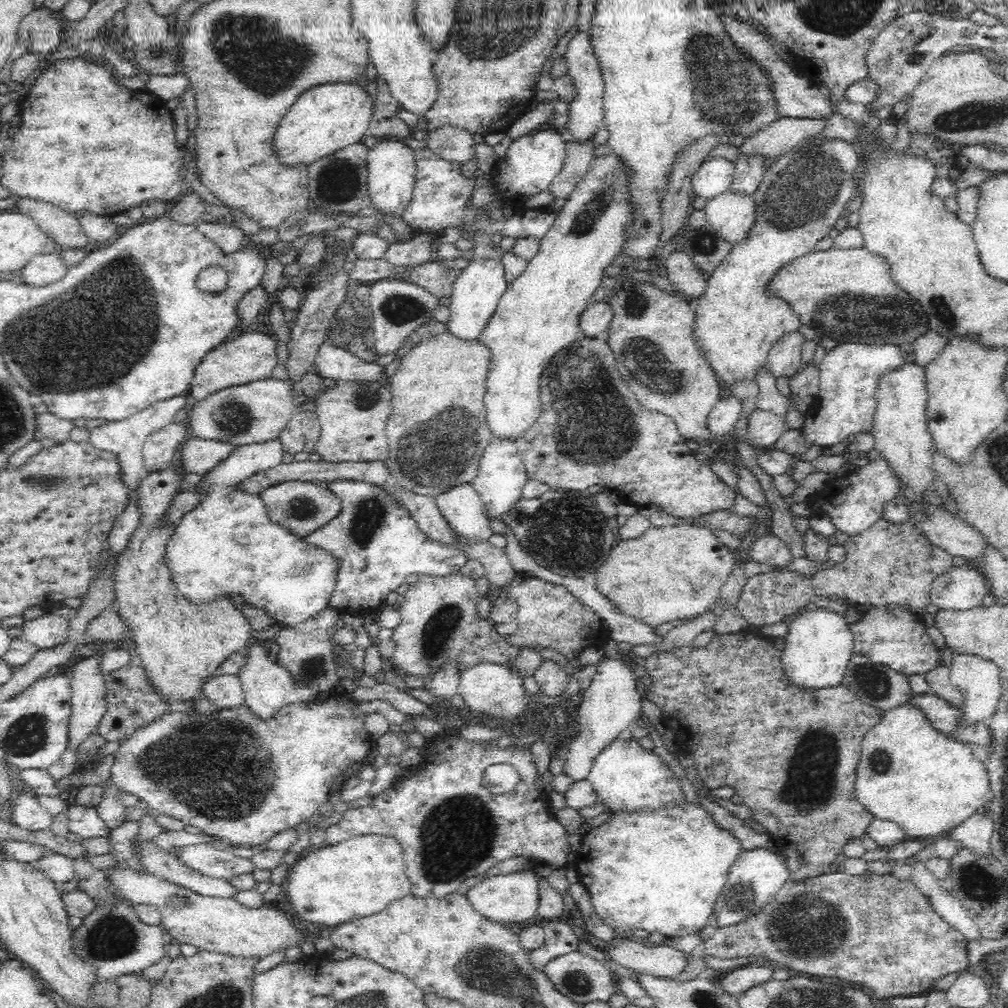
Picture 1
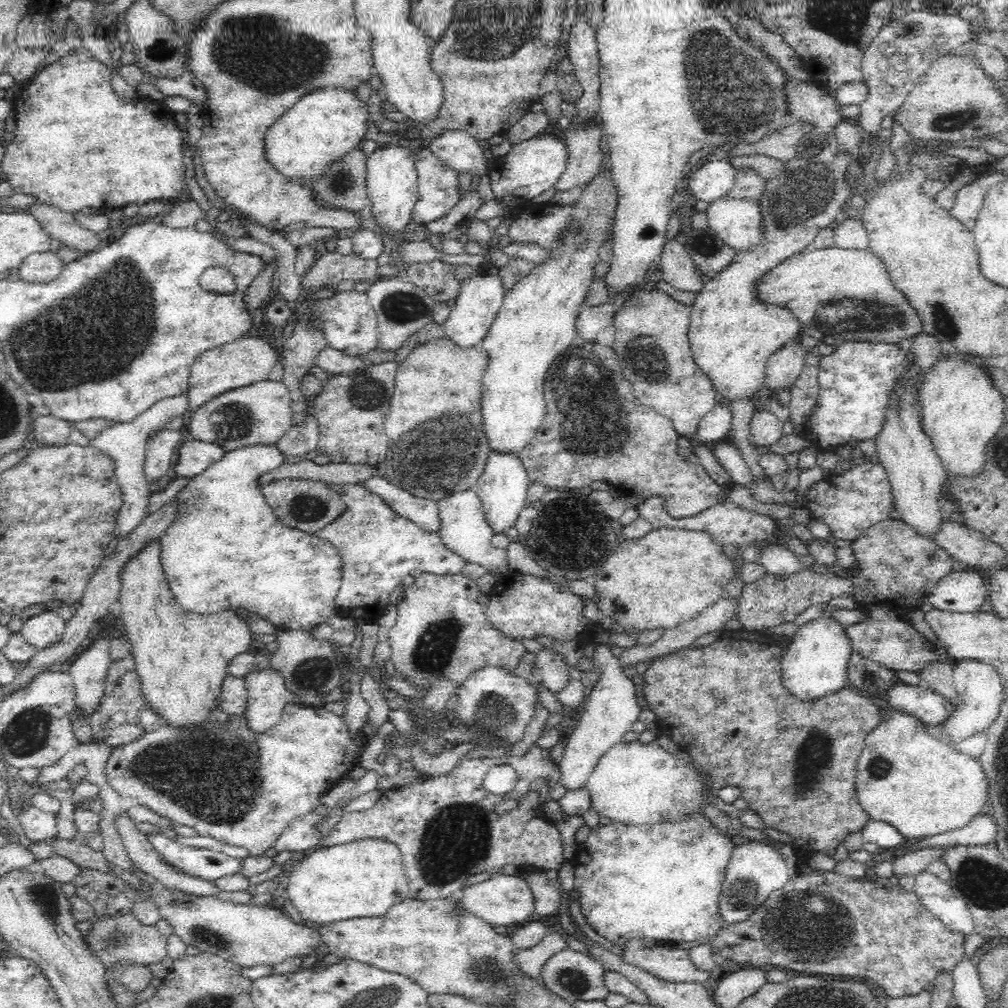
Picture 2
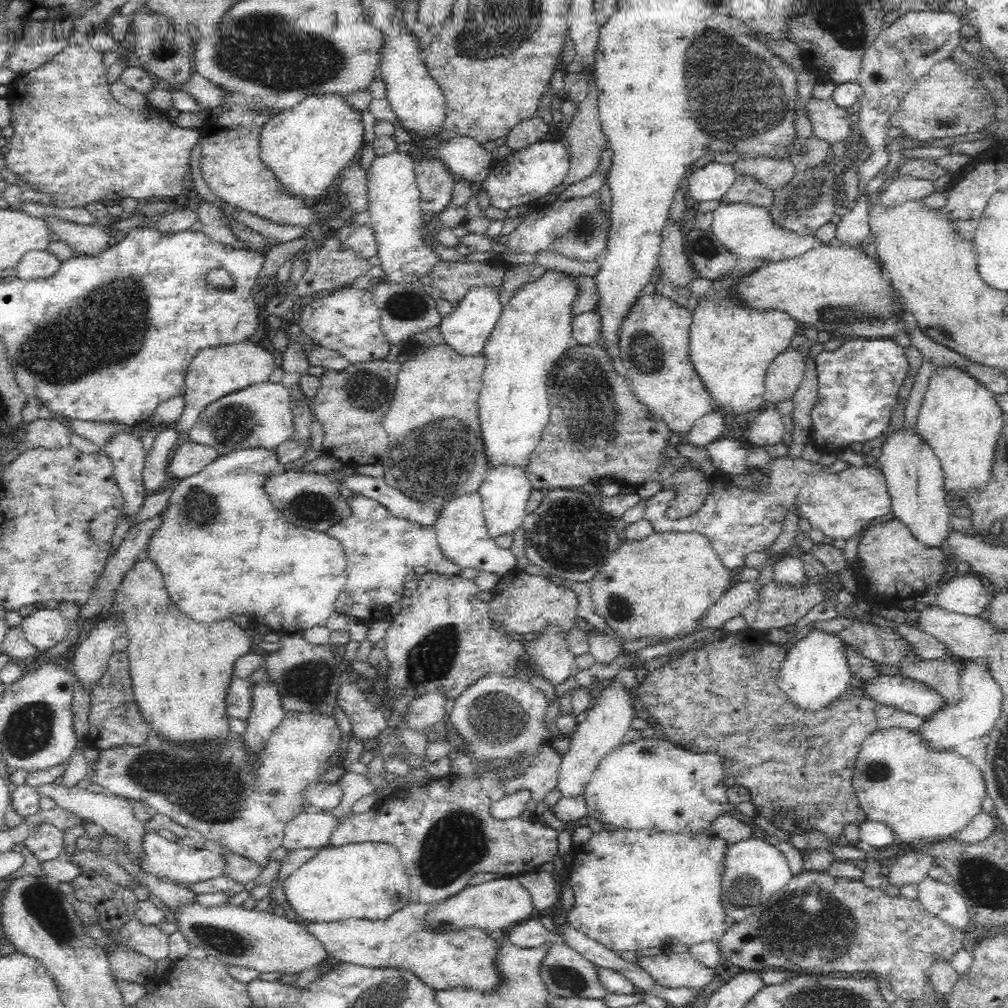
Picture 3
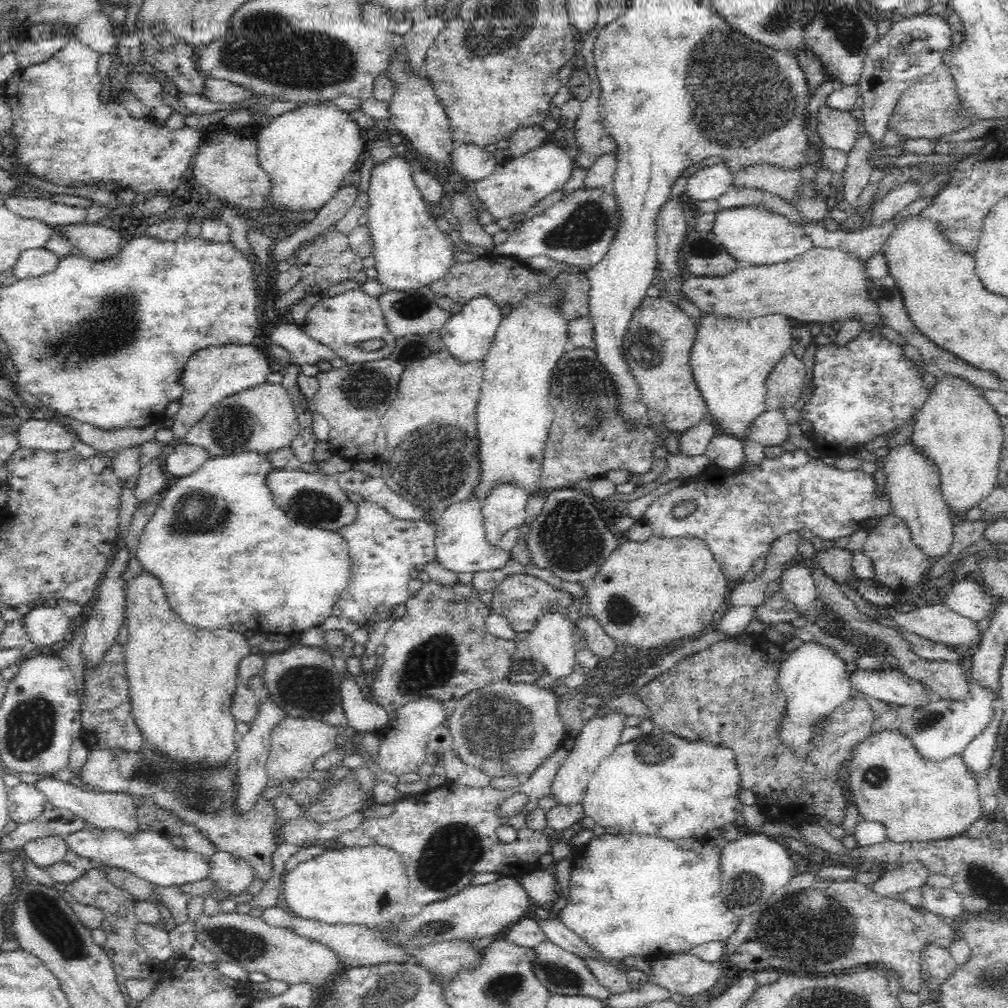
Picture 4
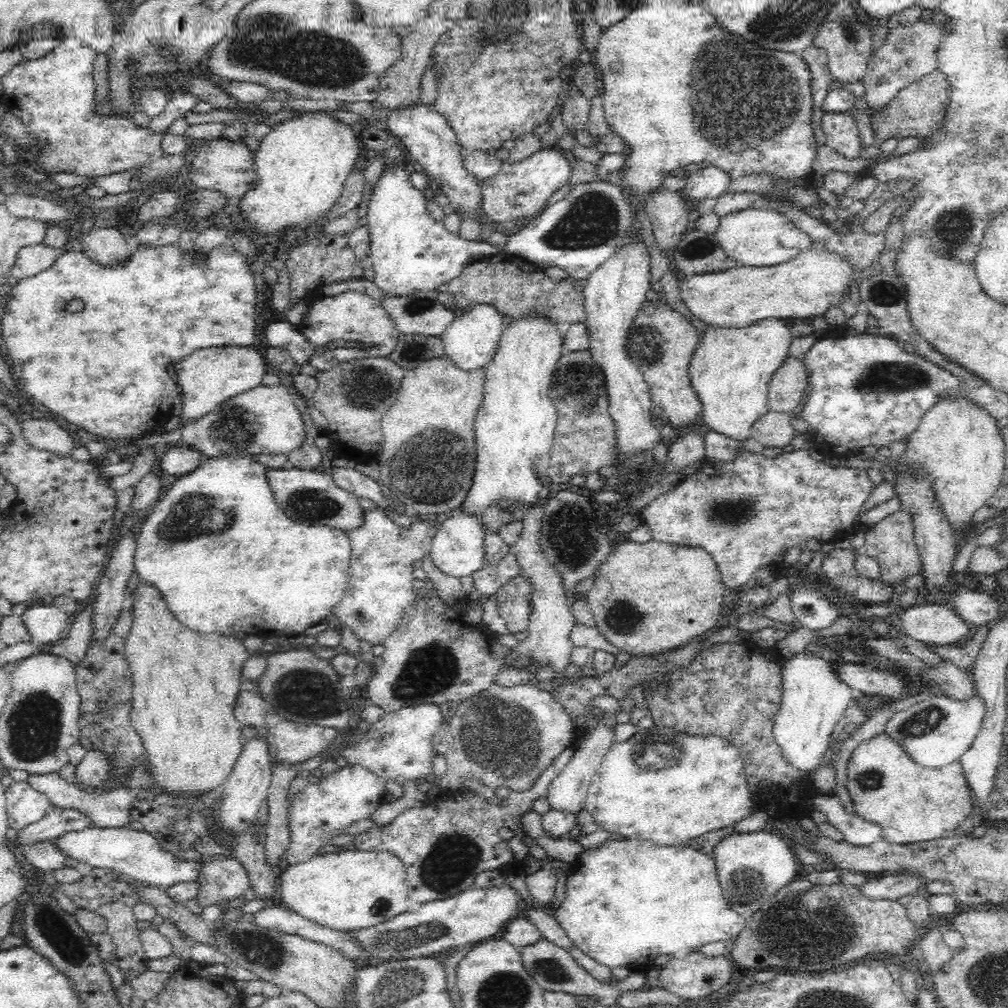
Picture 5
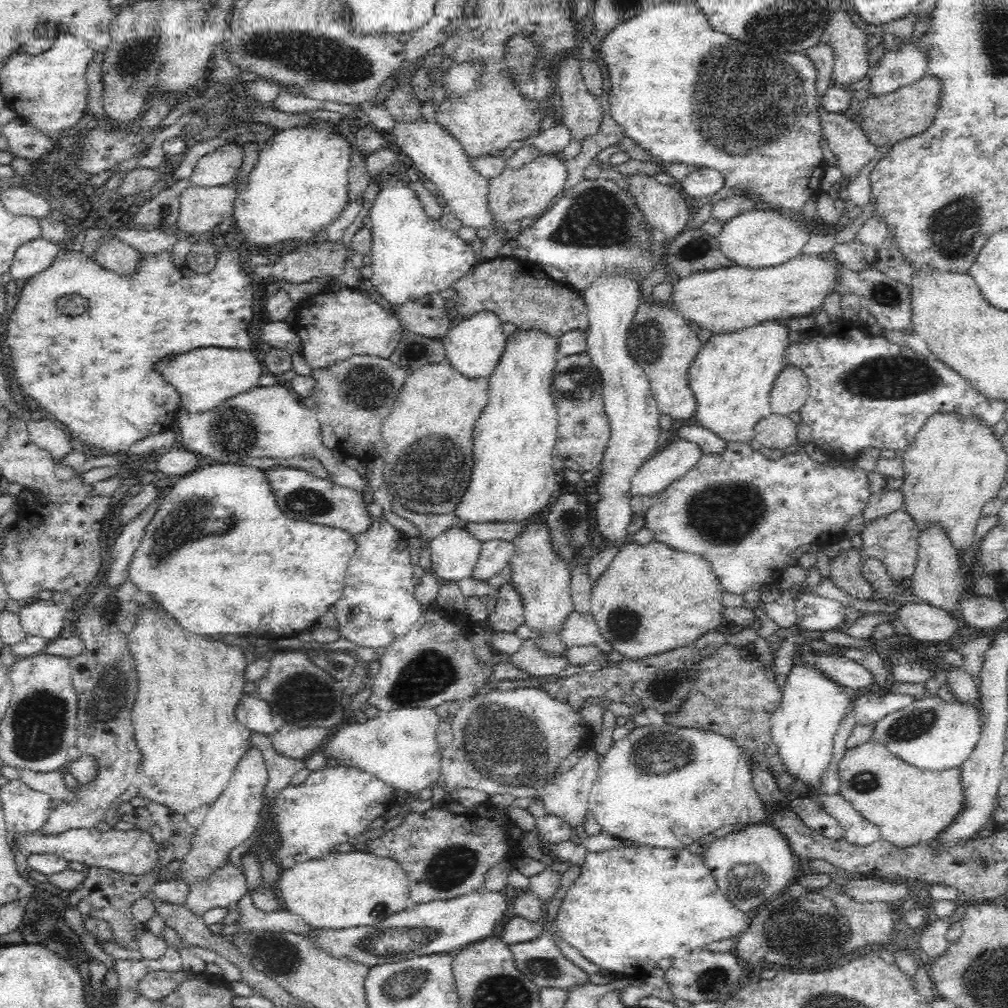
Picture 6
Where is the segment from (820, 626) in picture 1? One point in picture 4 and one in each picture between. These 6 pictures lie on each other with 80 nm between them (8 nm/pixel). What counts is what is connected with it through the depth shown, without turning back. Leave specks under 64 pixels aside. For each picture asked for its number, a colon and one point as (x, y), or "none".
2: (815, 662)
3: (815, 670)
4: (815, 680)

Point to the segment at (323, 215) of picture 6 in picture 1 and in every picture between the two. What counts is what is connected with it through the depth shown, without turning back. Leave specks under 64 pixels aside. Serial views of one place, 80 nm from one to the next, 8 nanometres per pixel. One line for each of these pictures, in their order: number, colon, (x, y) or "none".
1: (330, 116)
2: (324, 125)
3: (306, 146)
4: (310, 152)
5: (303, 162)

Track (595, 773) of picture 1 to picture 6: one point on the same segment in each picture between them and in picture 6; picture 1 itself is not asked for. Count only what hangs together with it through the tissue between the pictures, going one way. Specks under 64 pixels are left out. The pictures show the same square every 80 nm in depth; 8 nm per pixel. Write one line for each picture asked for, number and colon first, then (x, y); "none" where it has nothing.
2: (635, 783)
3: (649, 783)
4: (658, 784)
5: (659, 785)
6: (665, 786)

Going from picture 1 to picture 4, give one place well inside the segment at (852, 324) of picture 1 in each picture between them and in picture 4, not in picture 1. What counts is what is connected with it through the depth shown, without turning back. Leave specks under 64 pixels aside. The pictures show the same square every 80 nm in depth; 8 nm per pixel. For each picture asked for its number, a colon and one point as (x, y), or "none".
2: (847, 294)
3: (842, 291)
4: (827, 286)

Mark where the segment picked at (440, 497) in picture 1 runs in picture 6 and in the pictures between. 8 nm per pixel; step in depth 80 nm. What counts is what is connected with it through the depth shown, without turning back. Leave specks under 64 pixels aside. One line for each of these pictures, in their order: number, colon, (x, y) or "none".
2: (463, 526)
3: (461, 531)
4: (461, 544)
5: (458, 549)
6: (455, 553)

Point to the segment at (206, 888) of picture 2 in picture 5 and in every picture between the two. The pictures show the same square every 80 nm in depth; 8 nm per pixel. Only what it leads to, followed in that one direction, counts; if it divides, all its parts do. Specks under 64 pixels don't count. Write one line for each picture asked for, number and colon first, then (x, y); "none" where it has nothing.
3: (115, 814)
4: (106, 811)
5: (111, 809)

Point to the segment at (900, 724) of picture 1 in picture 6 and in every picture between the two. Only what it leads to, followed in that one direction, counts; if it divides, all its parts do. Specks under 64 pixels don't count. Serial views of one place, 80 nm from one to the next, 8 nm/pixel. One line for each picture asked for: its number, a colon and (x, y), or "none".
2: (923, 787)
3: (920, 792)
4: (917, 799)
5: (912, 803)
6: (910, 805)

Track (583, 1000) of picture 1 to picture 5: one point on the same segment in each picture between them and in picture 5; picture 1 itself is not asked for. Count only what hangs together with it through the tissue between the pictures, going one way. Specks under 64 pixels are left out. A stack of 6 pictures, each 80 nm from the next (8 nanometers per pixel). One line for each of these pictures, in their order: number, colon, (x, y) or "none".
2: (572, 975)
3: (566, 973)
4: (564, 973)
5: (553, 968)

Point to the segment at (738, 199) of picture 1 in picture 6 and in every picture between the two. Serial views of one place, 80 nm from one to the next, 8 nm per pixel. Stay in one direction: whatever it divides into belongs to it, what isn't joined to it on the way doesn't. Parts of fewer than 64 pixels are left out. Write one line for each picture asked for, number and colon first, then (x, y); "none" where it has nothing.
2: (736, 221)
3: (747, 230)
4: (753, 236)
5: (752, 237)
6: (757, 239)

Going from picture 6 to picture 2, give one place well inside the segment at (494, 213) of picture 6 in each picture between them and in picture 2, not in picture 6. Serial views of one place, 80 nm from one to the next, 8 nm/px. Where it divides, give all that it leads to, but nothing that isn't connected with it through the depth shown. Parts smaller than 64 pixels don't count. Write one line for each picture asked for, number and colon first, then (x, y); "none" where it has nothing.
2: (530, 168)
3: (523, 176)
4: (517, 185)
5: (520, 189)

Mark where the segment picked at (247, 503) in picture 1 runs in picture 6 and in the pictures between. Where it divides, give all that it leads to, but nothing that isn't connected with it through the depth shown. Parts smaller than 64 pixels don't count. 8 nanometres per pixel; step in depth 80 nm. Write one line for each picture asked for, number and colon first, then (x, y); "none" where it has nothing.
2: (226, 547)
3: (223, 549)
4: (225, 553)
5: (224, 555)
6: (266, 572)

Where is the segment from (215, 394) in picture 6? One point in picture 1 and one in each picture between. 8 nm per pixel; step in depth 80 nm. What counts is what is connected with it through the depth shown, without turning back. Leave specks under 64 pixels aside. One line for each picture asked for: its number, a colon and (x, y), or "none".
1: (247, 357)
2: (249, 359)
3: (214, 372)
4: (216, 372)
5: (209, 376)

